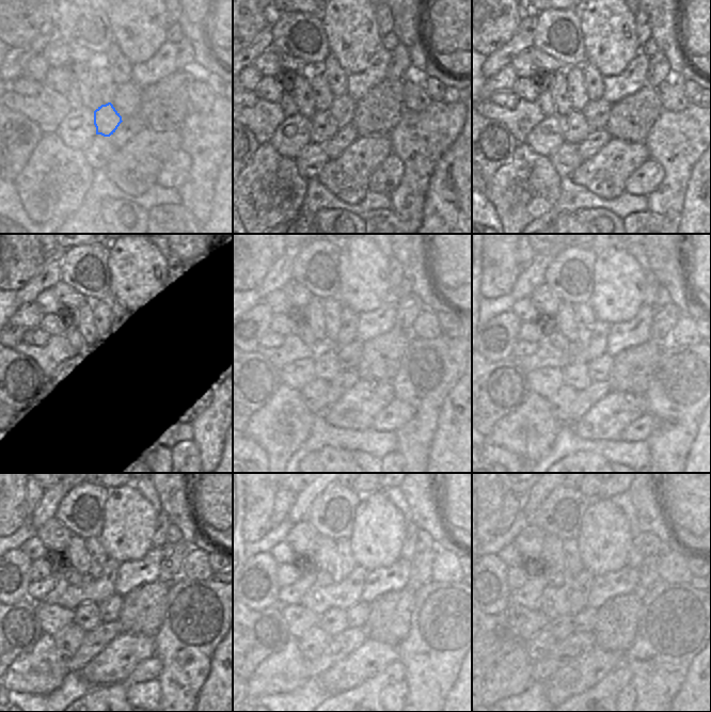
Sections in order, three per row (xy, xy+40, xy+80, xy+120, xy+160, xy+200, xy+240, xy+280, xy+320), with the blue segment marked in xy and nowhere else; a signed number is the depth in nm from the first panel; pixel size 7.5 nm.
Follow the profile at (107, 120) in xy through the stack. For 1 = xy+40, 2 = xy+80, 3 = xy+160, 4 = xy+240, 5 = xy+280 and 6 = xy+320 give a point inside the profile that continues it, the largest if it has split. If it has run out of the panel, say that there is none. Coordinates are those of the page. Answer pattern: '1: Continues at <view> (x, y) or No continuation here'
1: Continues at xy+40 (342, 111)
2: Continues at xy+80 (575, 119)
3: Continues at xy+160 (335, 374)
4: Continues at xy+240 (88, 616)
5: Continues at xy+280 (333, 621)
6: Continues at xy+320 (563, 627).

